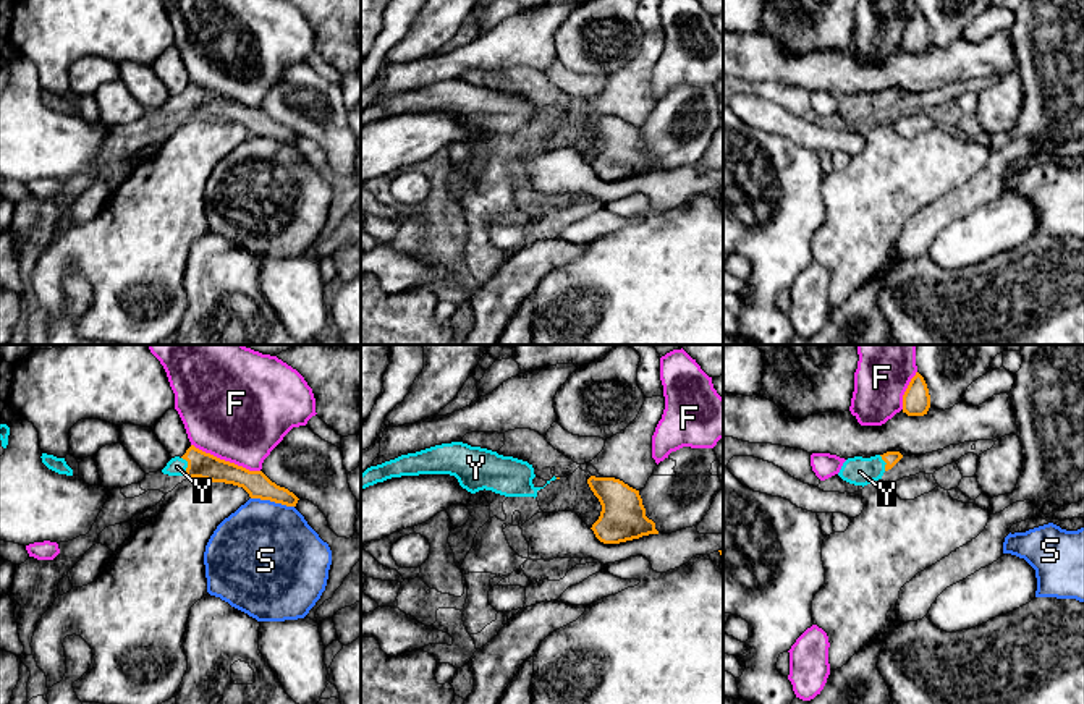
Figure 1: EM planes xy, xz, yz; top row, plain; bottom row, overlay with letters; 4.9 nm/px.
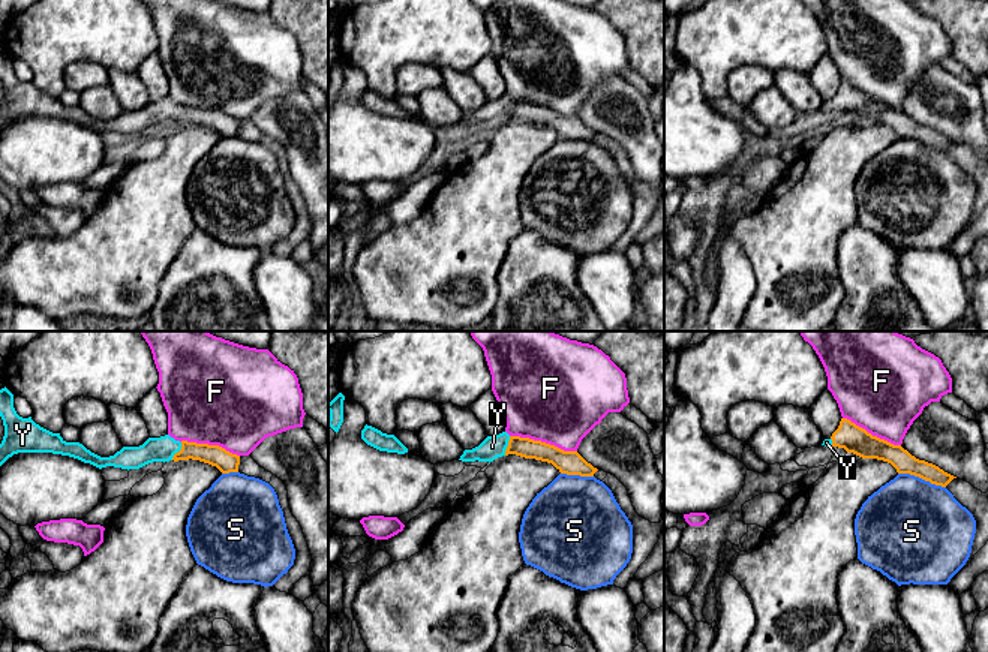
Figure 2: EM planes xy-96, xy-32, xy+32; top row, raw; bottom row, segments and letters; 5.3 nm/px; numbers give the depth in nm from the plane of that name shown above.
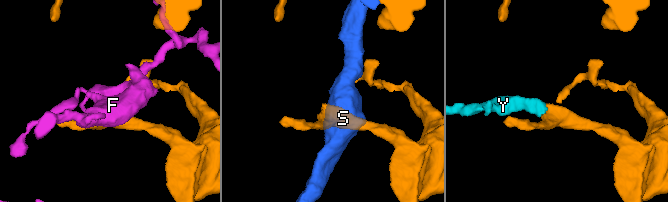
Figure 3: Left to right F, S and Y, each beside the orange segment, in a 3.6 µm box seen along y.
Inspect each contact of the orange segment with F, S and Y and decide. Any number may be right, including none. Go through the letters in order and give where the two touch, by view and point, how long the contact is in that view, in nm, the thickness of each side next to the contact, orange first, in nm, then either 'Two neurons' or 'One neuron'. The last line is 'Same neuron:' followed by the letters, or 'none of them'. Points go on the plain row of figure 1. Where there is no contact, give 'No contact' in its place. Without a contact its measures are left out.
F: Touches orange at xy (224, 97). Shared border 380 nm. Thickness 130 nm (orange) against 500 nm. Two neurons
S: Touches orange at xy (272, 138). Shared border 220 nm. Thickness 120 nm (orange) against 480 nm. Two neurons
Y: Touches orange at xy (188, 104). Shared border 100 nm. Thickness 130 nm (orange) against 100 nm. One neuron
Same neuron: Y

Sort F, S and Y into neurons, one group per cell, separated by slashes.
F / S / Y

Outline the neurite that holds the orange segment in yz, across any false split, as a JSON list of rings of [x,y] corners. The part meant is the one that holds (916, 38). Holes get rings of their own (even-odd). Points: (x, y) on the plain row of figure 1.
[[[916,10],[903,32],[903,50],[924,53],[930,45],[930,32],[924,15]]]

